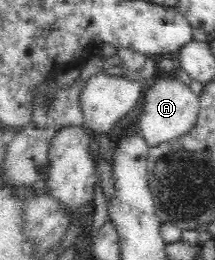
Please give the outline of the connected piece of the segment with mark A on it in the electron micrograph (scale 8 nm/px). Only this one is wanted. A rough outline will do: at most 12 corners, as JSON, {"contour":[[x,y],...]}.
{"contour":[[176,73],[144,91],[137,125],[149,147],[195,126],[199,96]]}

